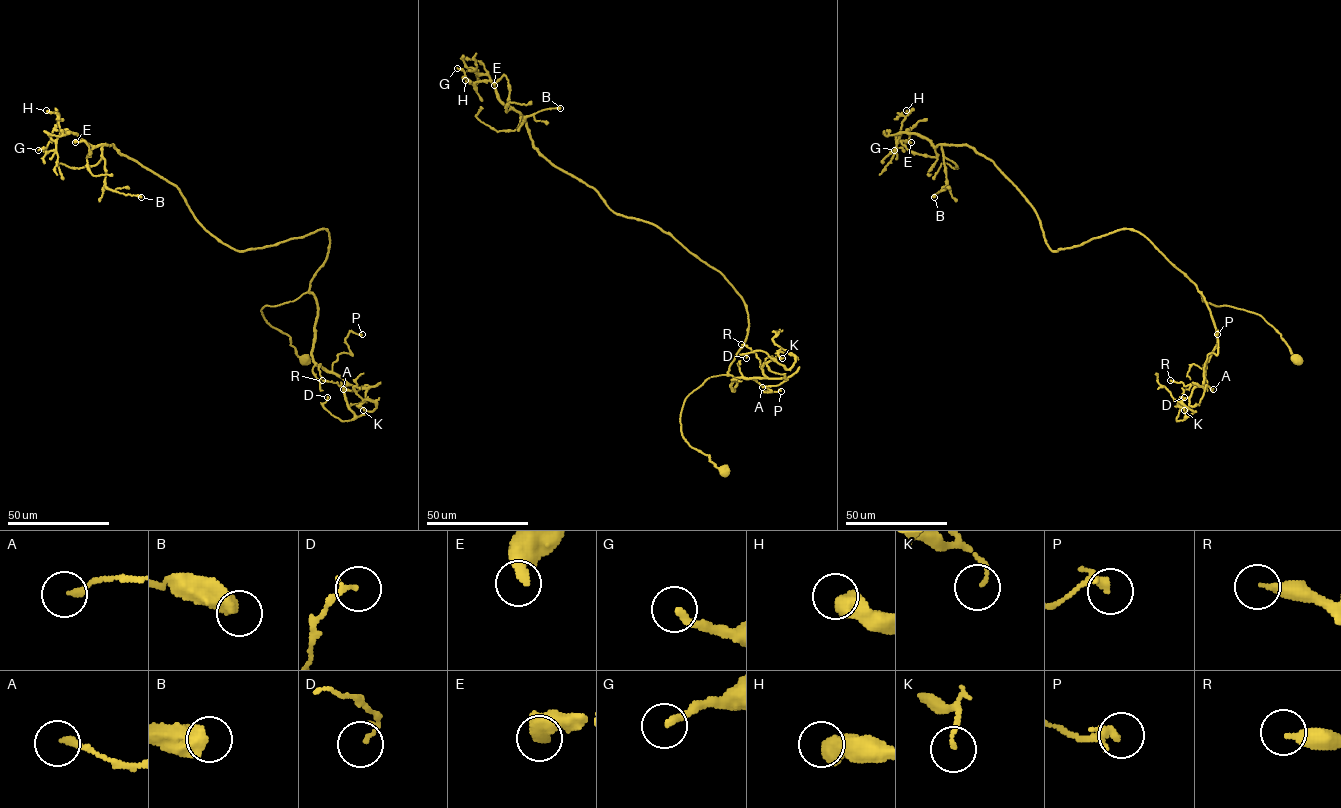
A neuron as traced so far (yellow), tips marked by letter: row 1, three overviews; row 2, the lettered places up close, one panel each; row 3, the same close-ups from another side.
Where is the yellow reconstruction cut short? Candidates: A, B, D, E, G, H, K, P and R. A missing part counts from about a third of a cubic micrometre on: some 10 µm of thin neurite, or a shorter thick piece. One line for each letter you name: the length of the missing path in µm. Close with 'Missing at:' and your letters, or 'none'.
G: about 10 µm are missing
Missing at: G

